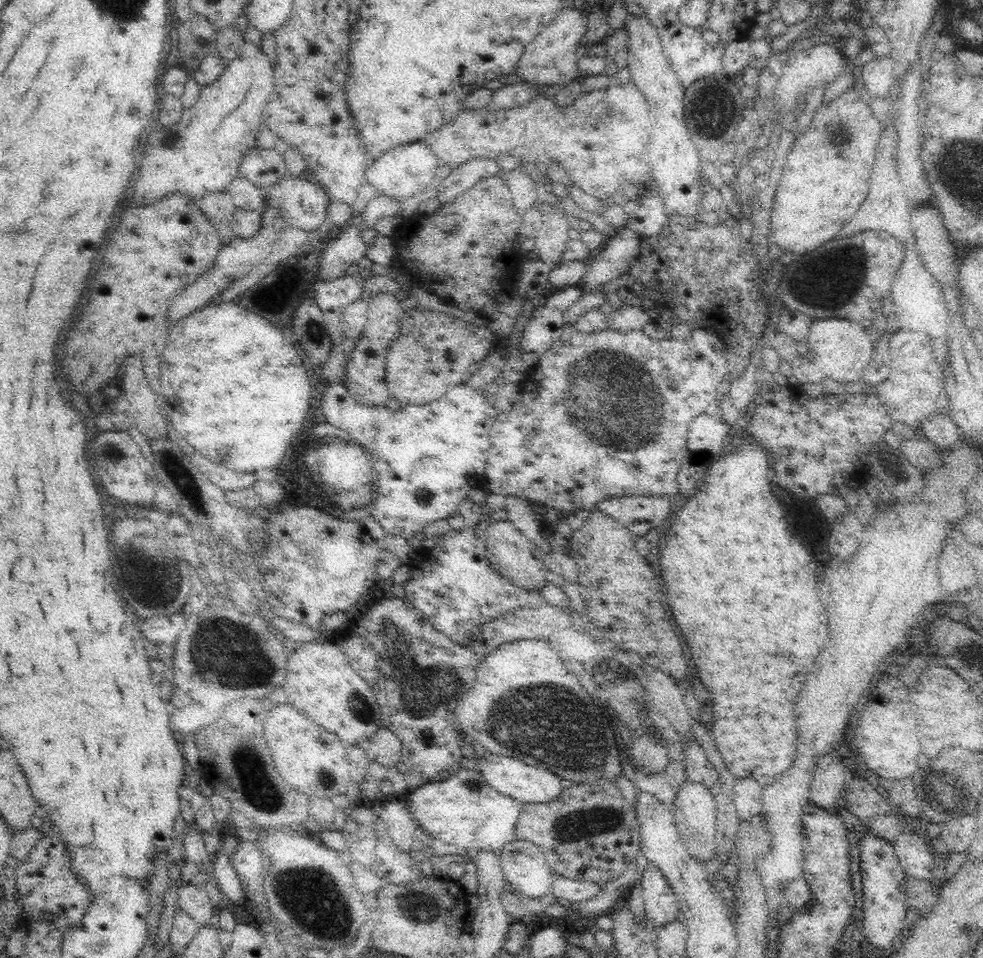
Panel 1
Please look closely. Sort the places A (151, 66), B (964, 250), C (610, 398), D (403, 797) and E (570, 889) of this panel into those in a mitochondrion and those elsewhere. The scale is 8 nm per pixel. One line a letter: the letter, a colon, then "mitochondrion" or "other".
A: other
B: other
C: mitochondrion
D: other
E: other

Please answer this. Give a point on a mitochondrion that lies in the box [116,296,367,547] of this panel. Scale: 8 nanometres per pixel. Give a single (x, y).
(185, 483)

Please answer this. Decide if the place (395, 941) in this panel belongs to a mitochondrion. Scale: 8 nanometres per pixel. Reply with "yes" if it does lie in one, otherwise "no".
no

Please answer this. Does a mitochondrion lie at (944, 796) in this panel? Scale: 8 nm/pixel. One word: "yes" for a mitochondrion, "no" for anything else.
yes

